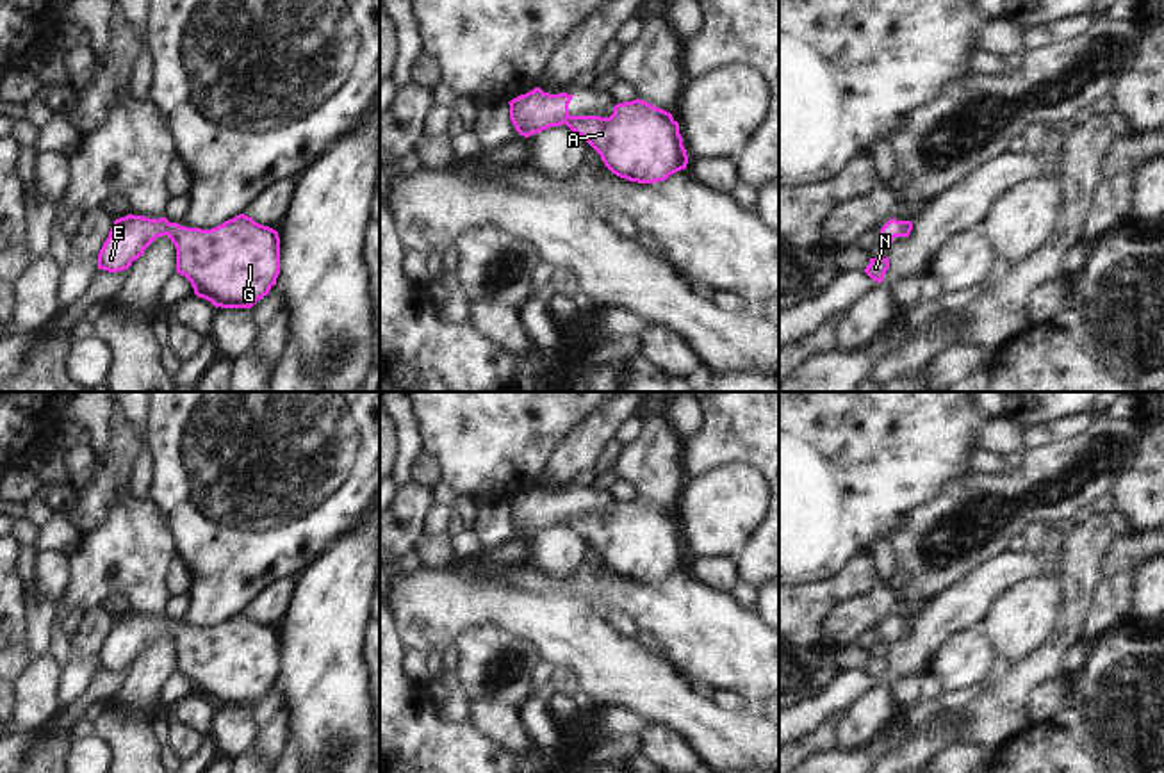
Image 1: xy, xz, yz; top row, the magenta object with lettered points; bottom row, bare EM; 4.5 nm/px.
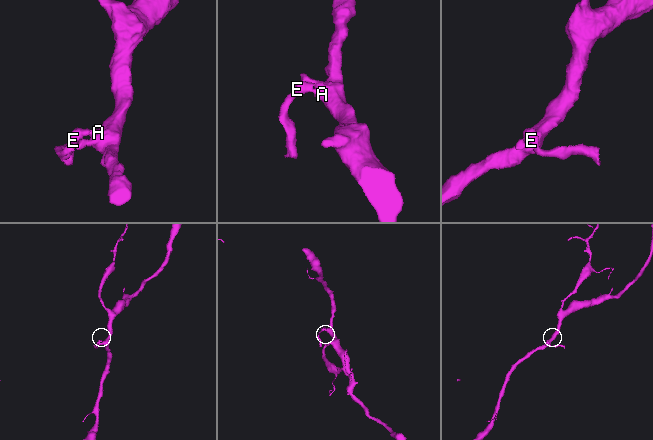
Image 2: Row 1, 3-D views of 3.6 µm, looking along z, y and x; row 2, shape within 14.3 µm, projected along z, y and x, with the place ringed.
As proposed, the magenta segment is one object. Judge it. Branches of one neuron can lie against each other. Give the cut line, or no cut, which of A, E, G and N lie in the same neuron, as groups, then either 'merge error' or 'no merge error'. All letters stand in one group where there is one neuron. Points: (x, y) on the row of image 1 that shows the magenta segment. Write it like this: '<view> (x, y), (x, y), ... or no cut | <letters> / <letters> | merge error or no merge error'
xy (172, 223), (166, 234) | A G N / E | merge error

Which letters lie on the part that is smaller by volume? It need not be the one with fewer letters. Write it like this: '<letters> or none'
E

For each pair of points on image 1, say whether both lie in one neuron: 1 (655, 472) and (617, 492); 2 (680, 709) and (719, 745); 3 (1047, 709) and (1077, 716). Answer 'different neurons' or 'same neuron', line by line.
1: different neurons
2: same neuron
3: different neurons

